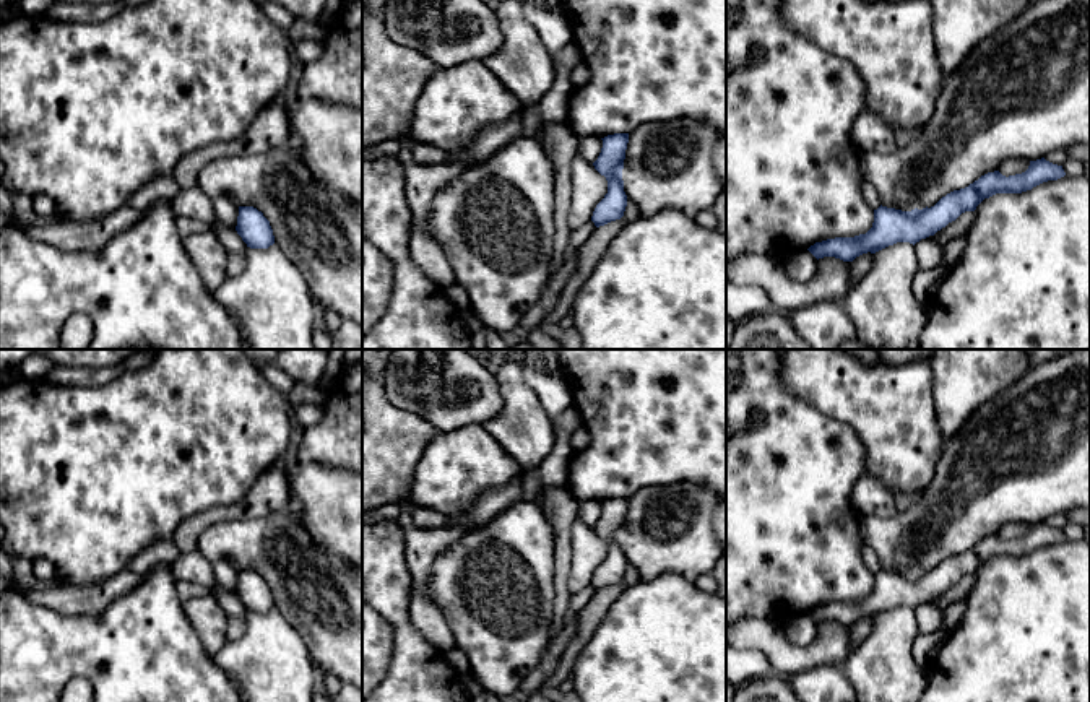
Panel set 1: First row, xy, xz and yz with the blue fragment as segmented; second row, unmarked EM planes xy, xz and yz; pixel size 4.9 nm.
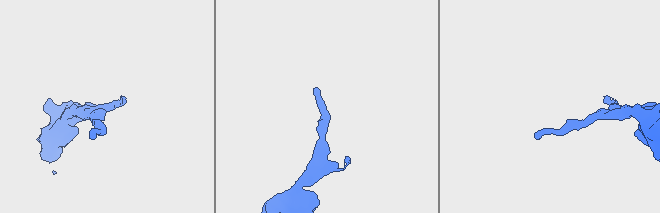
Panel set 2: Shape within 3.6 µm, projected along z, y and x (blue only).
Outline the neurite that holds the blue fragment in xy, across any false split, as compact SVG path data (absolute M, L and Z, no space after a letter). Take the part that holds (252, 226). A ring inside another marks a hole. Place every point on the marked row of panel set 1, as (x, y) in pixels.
M239 206L236 231L250 249L268 249L275 244L270 221L253 206Z

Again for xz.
M614 133L601 140L603 148L593 166L601 176L606 177L608 193L593 211L591 221L596 228L621 219L627 206L622 169L629 143L629 133Z

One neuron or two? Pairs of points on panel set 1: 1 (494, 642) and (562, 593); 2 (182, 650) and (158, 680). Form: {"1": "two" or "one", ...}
{"1": "two", "2": "one"}

